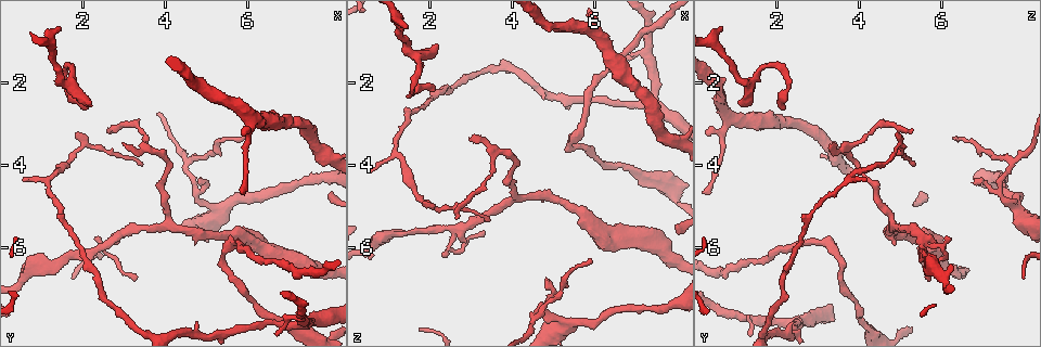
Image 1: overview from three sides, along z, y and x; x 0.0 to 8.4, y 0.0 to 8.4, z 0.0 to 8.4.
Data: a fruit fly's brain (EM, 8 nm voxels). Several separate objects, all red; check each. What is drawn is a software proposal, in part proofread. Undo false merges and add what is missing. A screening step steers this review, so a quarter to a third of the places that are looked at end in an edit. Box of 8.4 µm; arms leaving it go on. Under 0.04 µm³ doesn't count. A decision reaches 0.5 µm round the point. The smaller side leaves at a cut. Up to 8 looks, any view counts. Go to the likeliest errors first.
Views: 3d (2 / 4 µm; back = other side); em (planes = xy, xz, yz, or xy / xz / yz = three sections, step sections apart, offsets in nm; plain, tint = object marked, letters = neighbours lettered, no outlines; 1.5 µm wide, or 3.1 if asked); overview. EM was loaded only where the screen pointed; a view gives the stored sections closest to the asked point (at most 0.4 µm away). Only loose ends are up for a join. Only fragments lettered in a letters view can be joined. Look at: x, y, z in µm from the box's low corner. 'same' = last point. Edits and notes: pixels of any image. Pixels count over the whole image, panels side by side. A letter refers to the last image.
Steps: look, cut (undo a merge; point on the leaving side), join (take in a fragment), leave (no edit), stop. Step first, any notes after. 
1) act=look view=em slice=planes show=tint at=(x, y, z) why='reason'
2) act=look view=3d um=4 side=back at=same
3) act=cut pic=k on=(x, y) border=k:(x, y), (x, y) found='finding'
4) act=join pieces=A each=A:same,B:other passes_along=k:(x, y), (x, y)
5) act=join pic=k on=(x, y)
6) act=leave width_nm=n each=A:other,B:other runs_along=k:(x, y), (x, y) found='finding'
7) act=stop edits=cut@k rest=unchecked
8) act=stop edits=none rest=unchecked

act=look view=em slice=planes show=letters at=(2.90, 3.45, 3.35) why='free end'

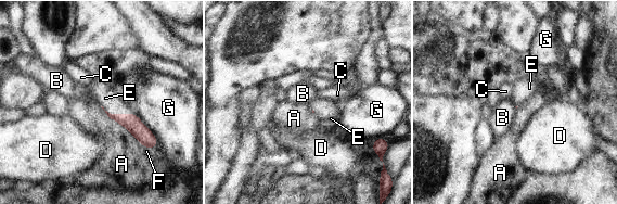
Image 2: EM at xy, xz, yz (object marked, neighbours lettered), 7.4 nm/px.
act=join pieces=E each=A:other,B:other,C:other,D:other,E:same,F:other,G:other passes_along=2:(131, 122), (117, 114), (103, 96) found='the neuron continues'

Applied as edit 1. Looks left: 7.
act=look view=overview why='see it whole again'

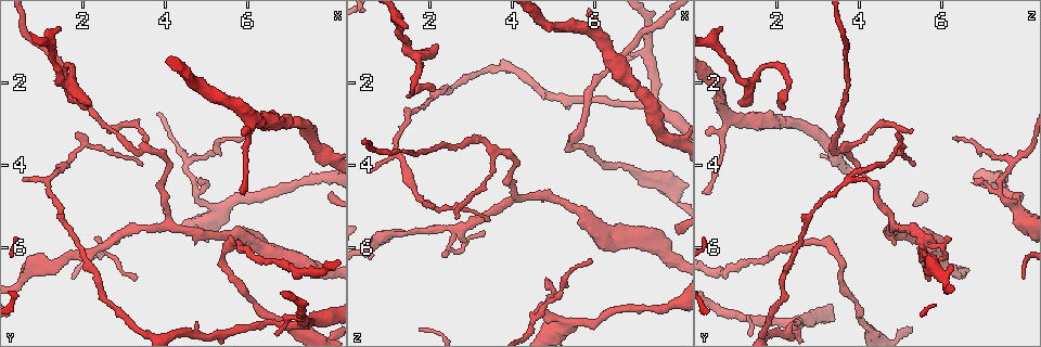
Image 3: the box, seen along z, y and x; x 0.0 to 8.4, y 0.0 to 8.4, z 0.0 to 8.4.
act=look view=em slice=planes show=letters at=(2.30, 5.75, 6.15) why='an open end'

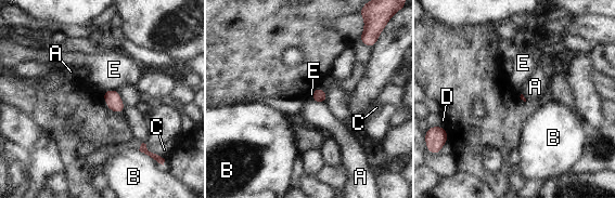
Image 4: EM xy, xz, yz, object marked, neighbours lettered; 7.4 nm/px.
act=leave longest_contact=A:110nm each=A:other,B:other,C:other,D:other,E:other border=4:(115, 89), (109, 89), (103, 93) found='none of them fits'

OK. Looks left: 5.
act=look view=em slice=planes show=letters at=(1.60, 2.05, 1.35) why='abrupt turn'

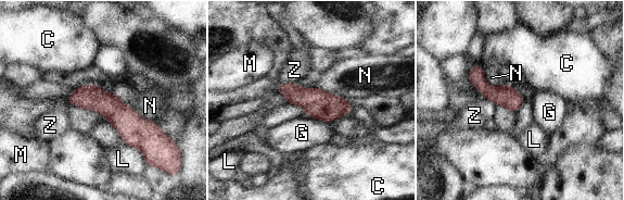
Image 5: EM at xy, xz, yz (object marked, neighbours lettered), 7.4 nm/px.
act=leave longest_contact=N:440nm each=C:other,G:other,L:other,M:other,N:other,Z:other found='all the same neuron'

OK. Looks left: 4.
act=stop edits=join@2 rest=unchecked

